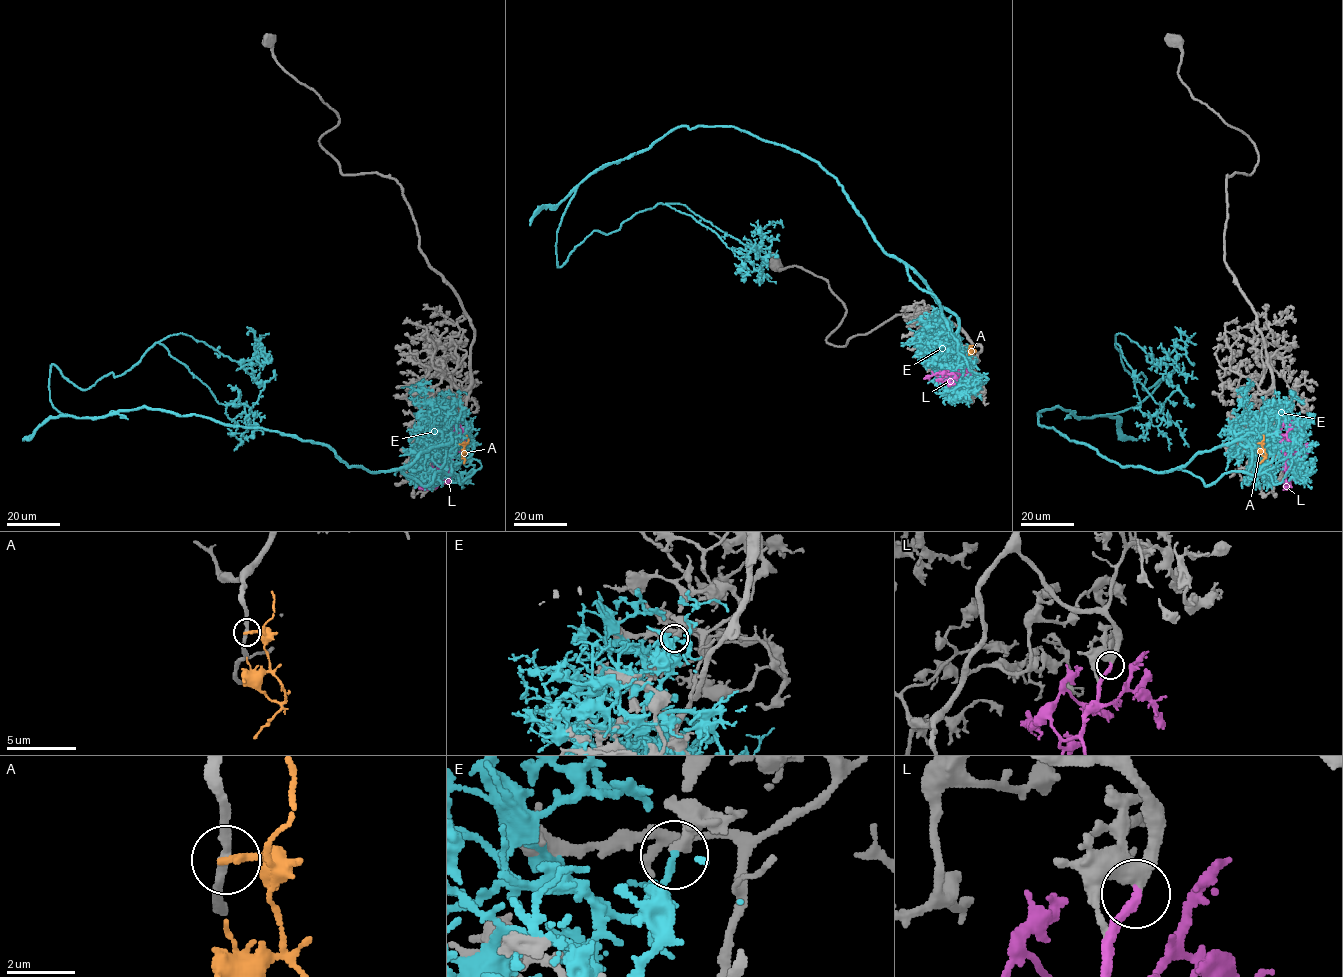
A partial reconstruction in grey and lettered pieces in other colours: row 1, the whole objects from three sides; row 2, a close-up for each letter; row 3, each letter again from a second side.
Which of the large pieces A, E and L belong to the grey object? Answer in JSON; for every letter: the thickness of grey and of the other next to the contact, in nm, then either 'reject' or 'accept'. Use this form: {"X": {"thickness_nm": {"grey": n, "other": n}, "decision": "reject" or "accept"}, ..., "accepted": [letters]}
{"A": {"thickness_nm": {"grey": 280, "other": 280}, "decision": "reject"}, "E": {"thickness_nm": {"grey": 220, "other": 190}, "decision": "reject"}, "L": {"thickness_nm": {"grey": 380, "other": 320}, "decision": "accept"}, "accepted": ["L"]}

